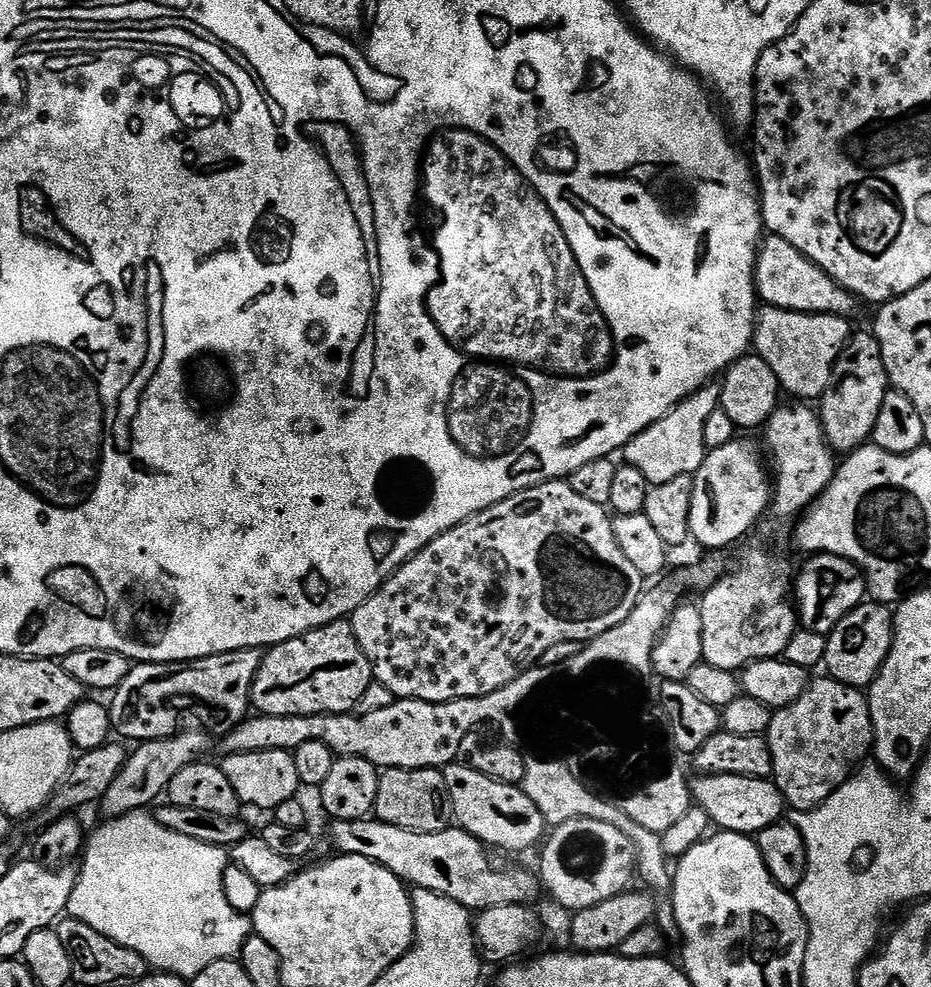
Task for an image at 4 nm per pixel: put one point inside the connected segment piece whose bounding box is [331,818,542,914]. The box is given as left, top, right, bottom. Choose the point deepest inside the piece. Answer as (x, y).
(453, 863)

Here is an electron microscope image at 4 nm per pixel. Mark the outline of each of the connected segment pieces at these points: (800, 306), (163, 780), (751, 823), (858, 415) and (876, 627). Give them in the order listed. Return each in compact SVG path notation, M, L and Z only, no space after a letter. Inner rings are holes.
M765 235L756 254L756 295L769 308L791 312L809 312L819 316L851 317L858 305L857 297L847 292L826 270L806 258L786 238ZM765 300L765 301L764 301Z
M181 730L175 736L166 737L165 740L143 741L137 747L140 749L129 755L126 766L122 768L118 778L114 778L110 790L106 790L106 794L98 802L98 808L105 812L105 817L124 816L128 812L147 809L149 807L147 804L155 805L167 793L174 774L178 774L178 770L186 766L197 763L203 757L200 755L208 748L208 740L203 736L205 733L188 731L192 730Z
M738 774L705 775L694 784L694 800L703 806L709 821L717 829L740 832L743 836L755 837L761 828L774 826L786 812L786 801L776 786L776 781L752 780Z
M871 331L849 335L848 345L842 350L838 362L832 371L830 382L824 395L818 401L820 424L824 428L824 437L828 439L833 453L847 454L864 447L872 439L874 422L878 422L878 410L882 410L882 398L890 391L886 366L882 362L882 350L878 338Z
M865 602L850 610L827 636L823 663L823 667L828 668L827 675L851 688L867 689L888 657L892 645L892 617L893 613L885 605L875 602Z

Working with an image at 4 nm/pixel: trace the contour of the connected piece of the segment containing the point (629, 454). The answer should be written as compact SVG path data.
M719 383L705 384L703 388L675 404L665 416L658 418L658 422L646 426L642 434L635 436L622 450L623 463L638 470L649 486L671 482L674 478L683 476L695 476L710 451L706 446L706 422L719 406Z

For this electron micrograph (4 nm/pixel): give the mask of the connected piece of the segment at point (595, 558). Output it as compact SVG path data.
M558 479L516 492L486 510L475 512L468 520L434 538L426 547L412 555L369 600L362 602L358 610L352 612L350 619L354 638L358 638L358 646L370 662L375 683L386 686L386 690L390 690L402 700L441 704L466 698L482 698L486 694L511 688L514 678L524 676L528 671L531 673L540 664L542 654L550 650L550 646L562 646L562 642L578 642L583 645L597 636L606 634L612 627L618 626L618 622L630 618L630 610L634 610L645 591L646 577L638 574L638 569L626 558L622 546L618 546L612 521L613 517L605 505L589 502L563 479Z

